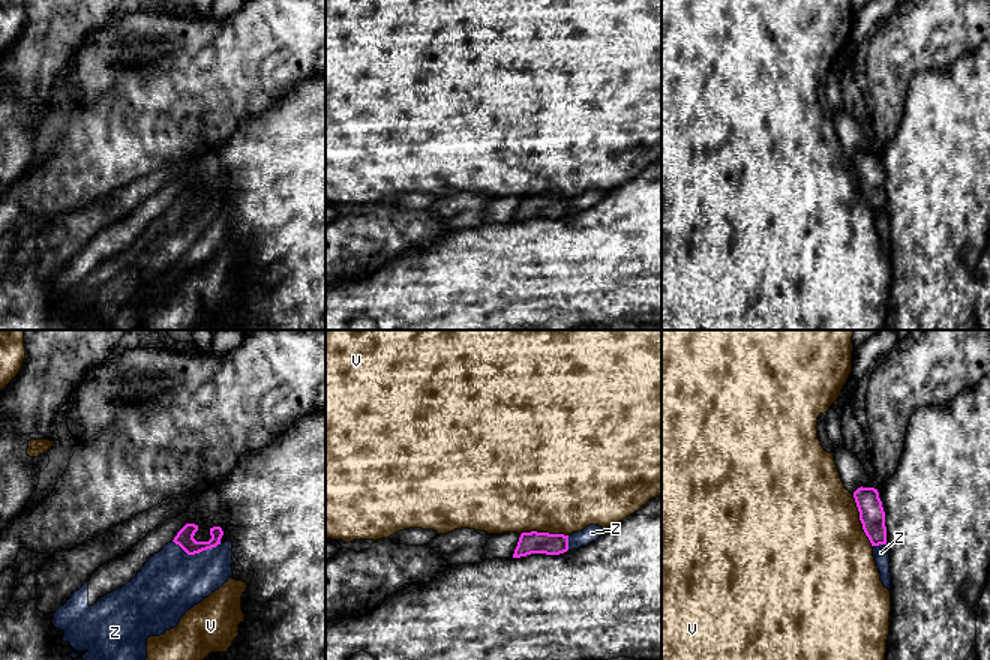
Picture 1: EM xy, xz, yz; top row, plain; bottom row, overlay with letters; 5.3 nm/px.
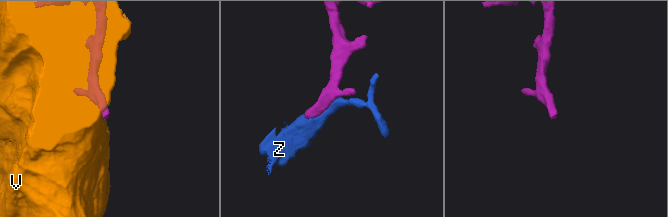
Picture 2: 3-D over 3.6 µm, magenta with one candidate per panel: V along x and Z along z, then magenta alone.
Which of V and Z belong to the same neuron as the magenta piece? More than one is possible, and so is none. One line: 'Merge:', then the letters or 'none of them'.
Merge: none of them

